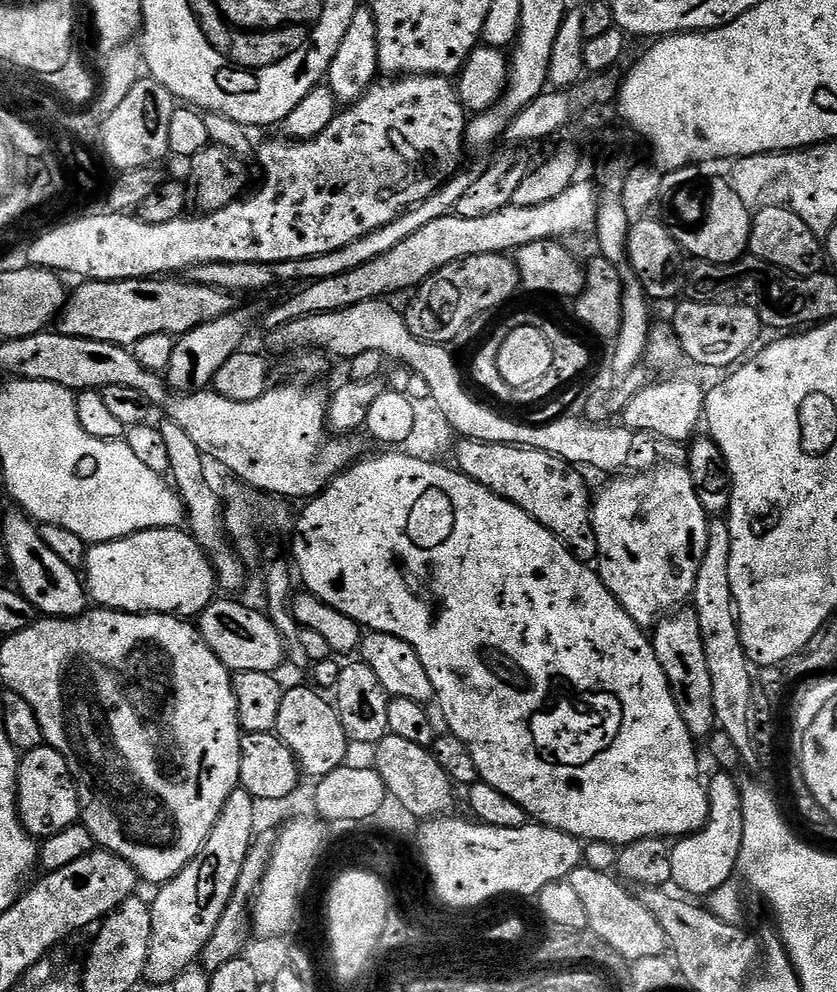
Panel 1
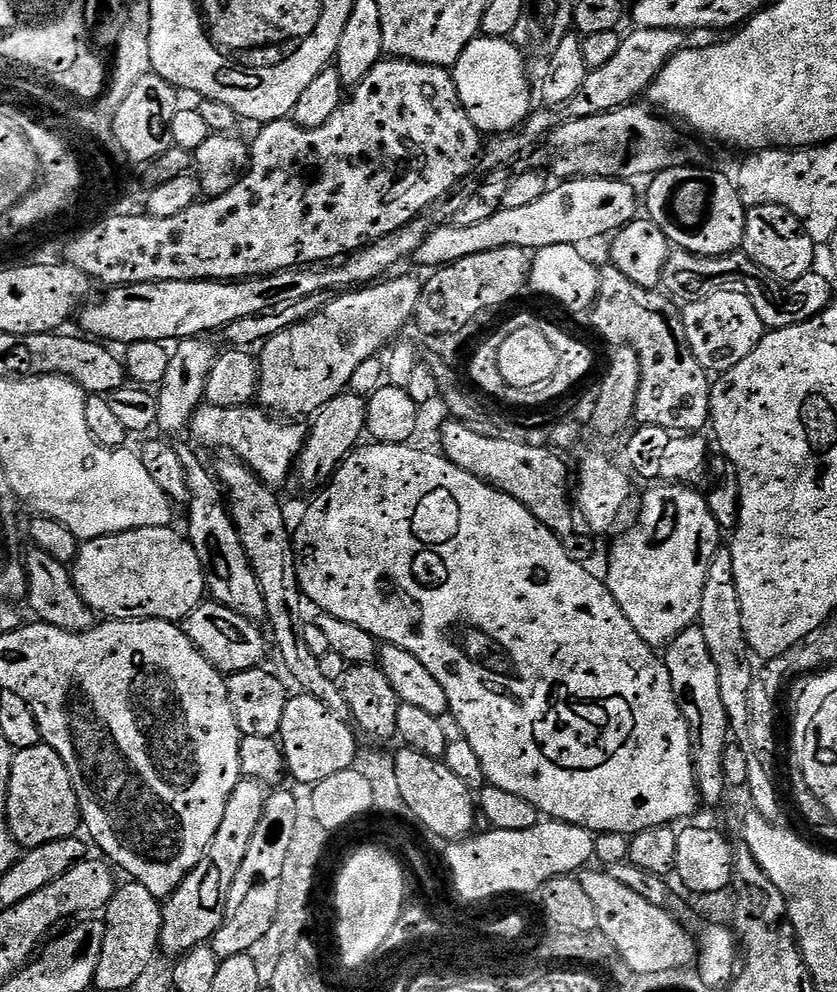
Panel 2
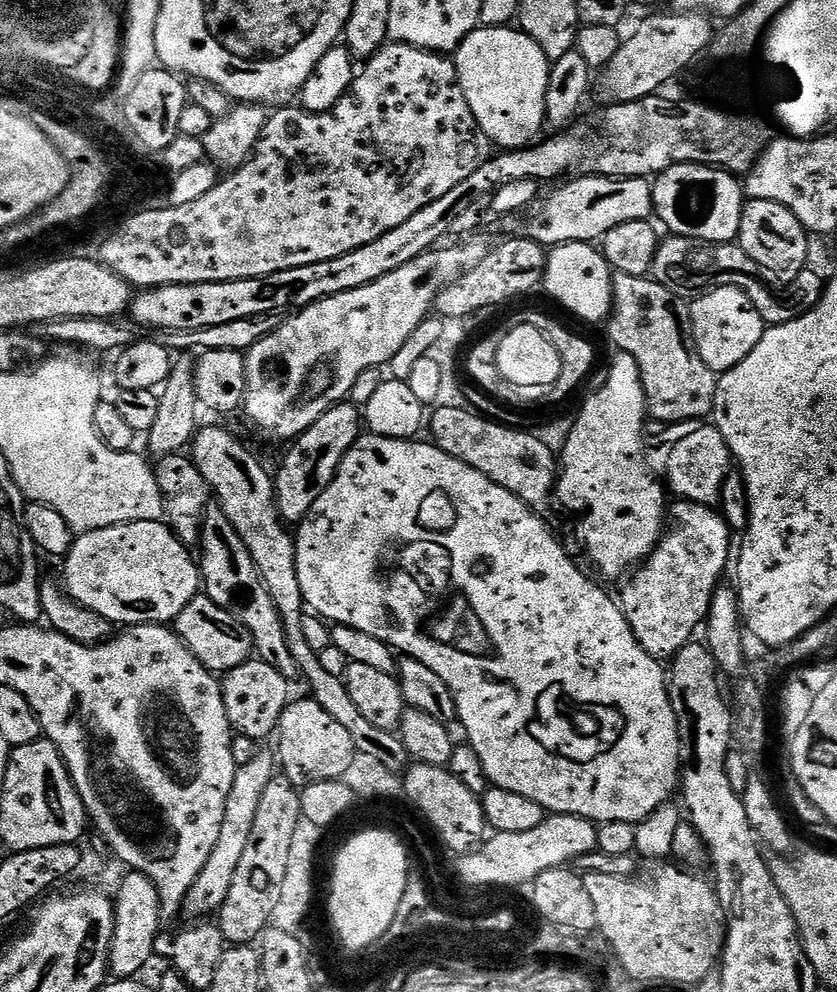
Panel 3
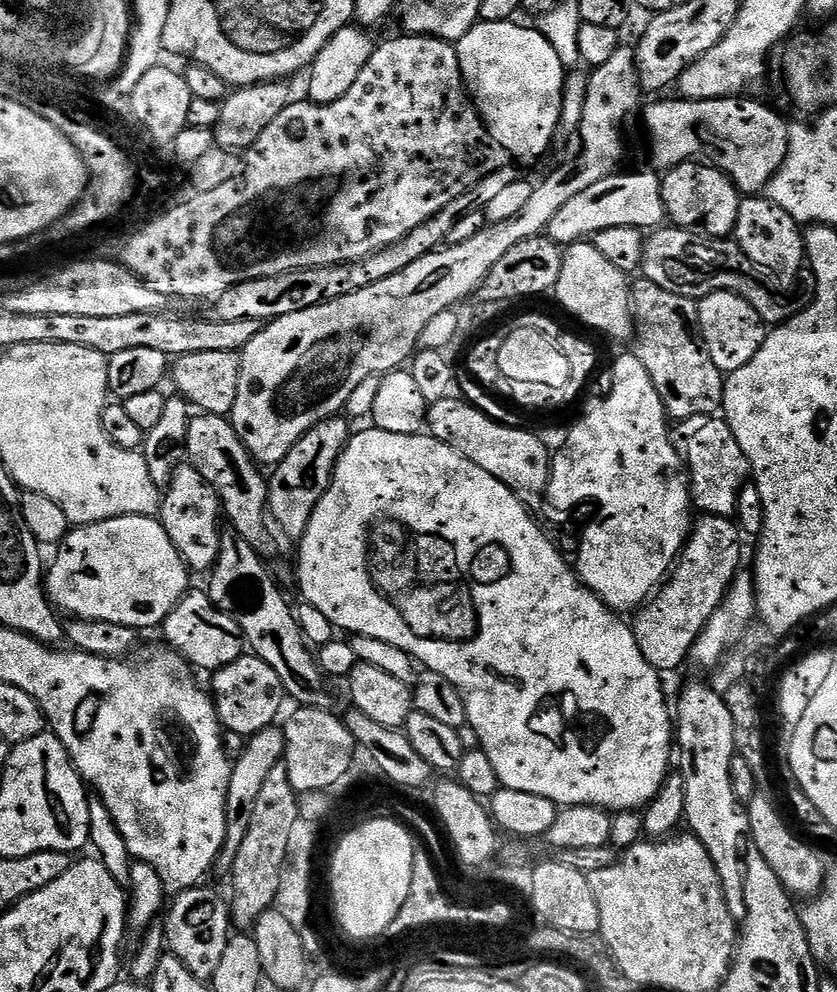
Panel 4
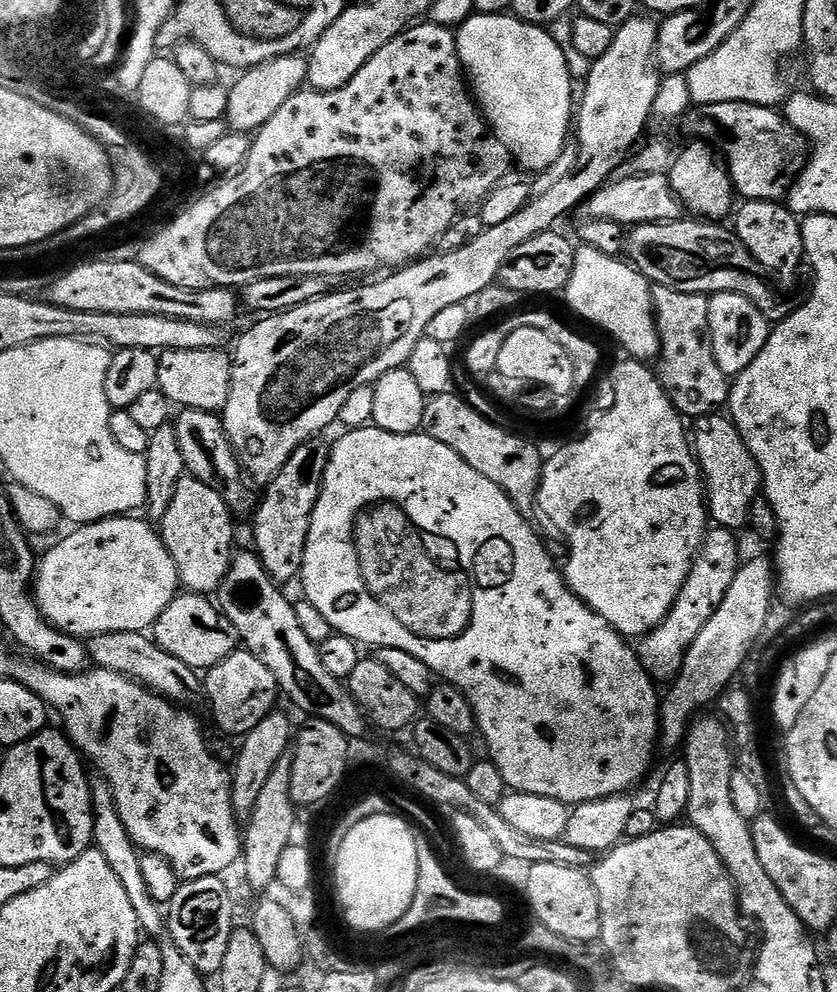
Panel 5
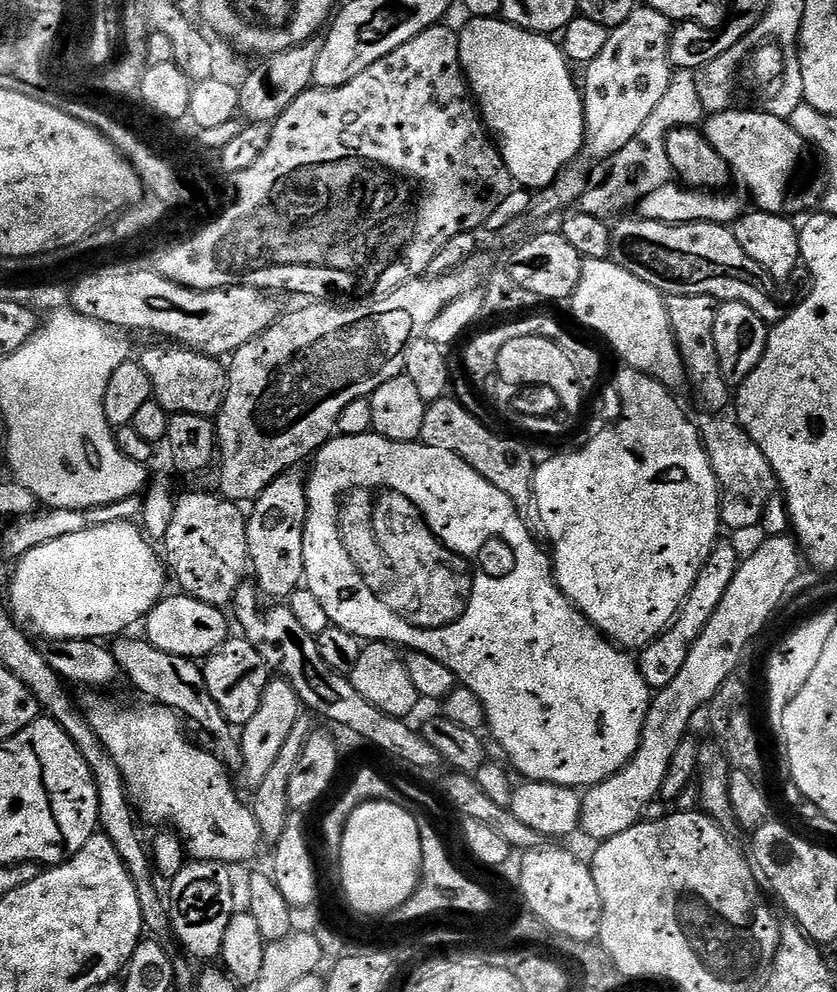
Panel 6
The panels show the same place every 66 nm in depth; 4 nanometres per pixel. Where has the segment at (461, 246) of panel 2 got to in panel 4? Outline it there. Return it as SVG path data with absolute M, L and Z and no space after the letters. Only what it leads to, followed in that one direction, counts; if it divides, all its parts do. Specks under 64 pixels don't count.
M655 171L628 172L625 176L613 174L602 182L594 182L590 190L576 194L548 223L546 235L561 246L587 241L602 230L630 226L641 230L656 230L665 223L664 198L660 189L661 177Z

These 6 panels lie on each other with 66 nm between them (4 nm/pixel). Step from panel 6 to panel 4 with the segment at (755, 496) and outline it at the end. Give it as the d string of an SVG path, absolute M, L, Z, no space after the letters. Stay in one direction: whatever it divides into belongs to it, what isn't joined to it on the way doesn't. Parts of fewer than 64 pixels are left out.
M715 415L695 416L683 421L679 428L684 441L679 441L678 448L686 465L693 505L710 516L735 517L740 495L750 480L750 469L746 454L742 454L742 446L738 446L727 420Z

